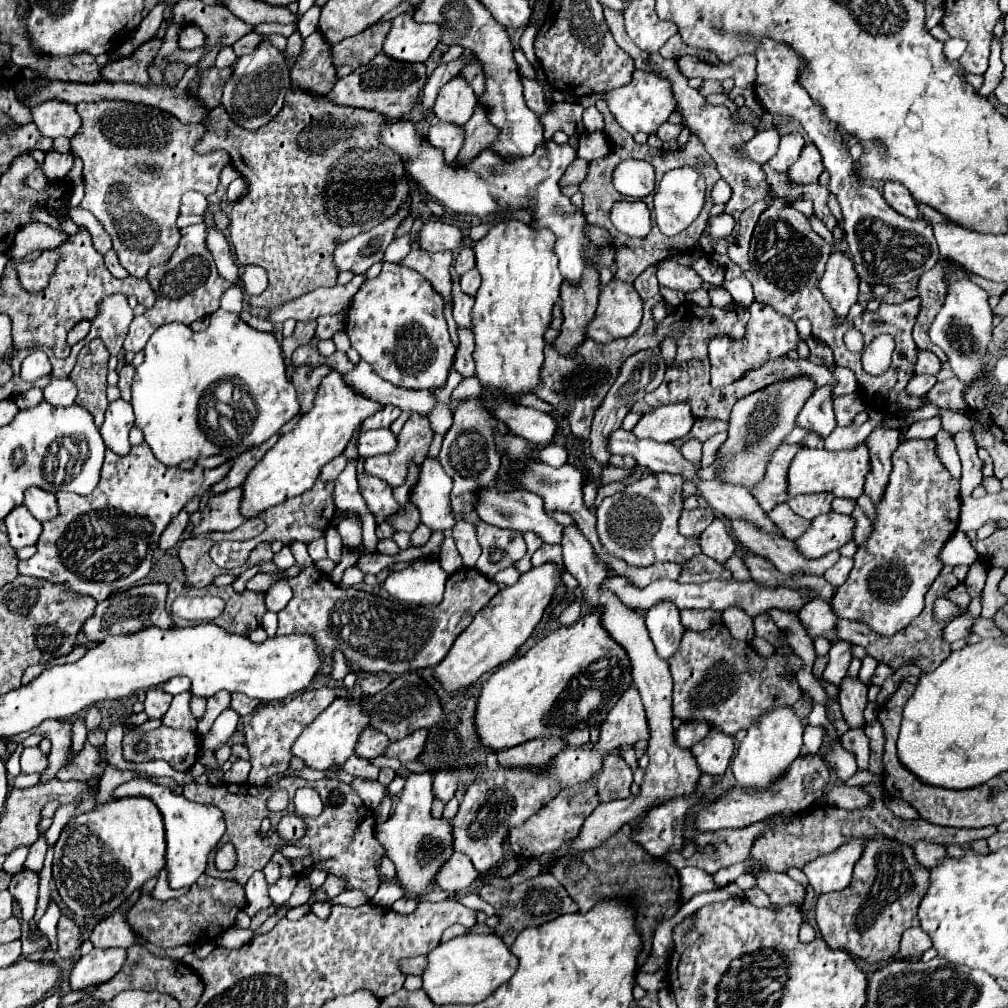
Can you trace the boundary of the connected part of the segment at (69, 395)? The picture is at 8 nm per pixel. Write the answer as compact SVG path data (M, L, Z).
M51 378L51 382L43 388L43 398L53 406L69 406L75 402L77 386L73 386L71 378Z

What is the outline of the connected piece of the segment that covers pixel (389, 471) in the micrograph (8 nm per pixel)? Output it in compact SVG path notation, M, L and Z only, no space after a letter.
M411 414L403 430L397 434L397 448L385 456L373 456L365 460L365 472L385 480L389 486L403 486L407 480L409 464L421 468L429 444L435 432L429 420L419 414Z

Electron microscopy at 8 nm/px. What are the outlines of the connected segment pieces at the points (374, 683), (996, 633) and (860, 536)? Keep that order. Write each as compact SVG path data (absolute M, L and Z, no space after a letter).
M367 674L359 680L359 686L363 690L363 694L377 694L381 690L385 690L391 684L391 676L389 674Z
M985 618L977 620L977 624L973 626L973 632L979 634L981 638L999 638L999 636L1003 636L1003 632L995 626L995 622L985 620Z
M855 506L851 518L855 520L855 526L853 526L853 540L855 540L857 544L861 544L861 540L865 540L865 536L869 536L871 520L865 516L865 512L863 512L859 506Z

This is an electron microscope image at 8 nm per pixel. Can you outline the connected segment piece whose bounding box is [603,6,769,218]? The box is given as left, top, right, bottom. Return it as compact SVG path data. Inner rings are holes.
M603 6L603 16L605 16L607 24L609 24L609 30L611 30L615 42L633 58L635 68L649 70L649 72L663 72L663 76L669 76L669 78L673 80L673 90L675 90L675 98L677 98L677 110L683 114L685 126L687 126L691 132L697 132L697 136L699 136L701 142L705 144L707 152L709 152L711 158L715 160L721 178L727 180L729 186L731 186L731 190L733 190L733 196L731 196L731 200L725 204L725 210L723 210L723 212L725 212L725 214L731 214L733 218L737 218L737 216L739 216L739 210L745 210L745 208L749 208L751 204L755 204L755 202L767 198L767 196L769 196L769 186L767 186L767 182L765 182L765 172L763 172L761 164L753 162L751 158L739 156L739 150L737 150L737 148L745 146L745 142L749 142L749 140L755 136L753 126L747 124L747 122L745 122L745 124L735 124L735 122L731 120L729 110L727 110L725 106L711 106L711 104L703 102L703 96L701 96L697 90L693 90L693 88L687 86L687 78L679 72L675 60L667 60L667 58L663 58L661 54L657 54L657 52L649 54L649 52L643 52L641 48L637 48L637 46L629 40L627 32L625 32L623 12Z

